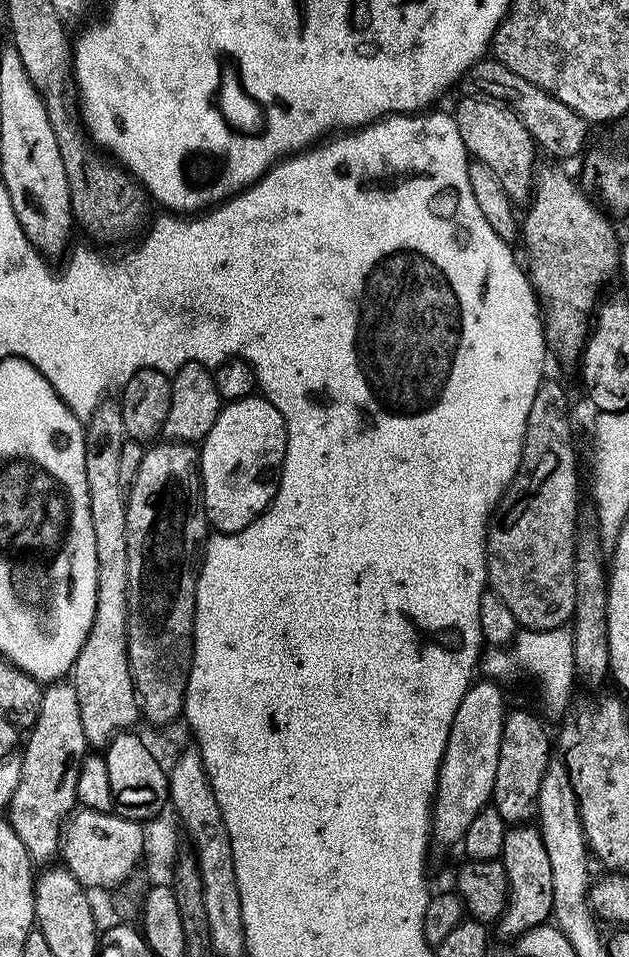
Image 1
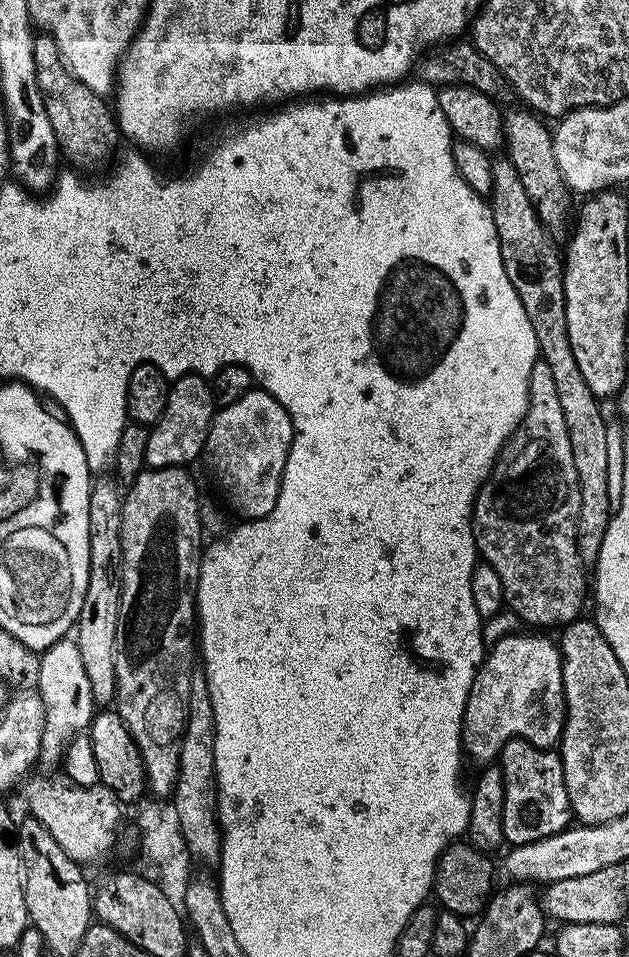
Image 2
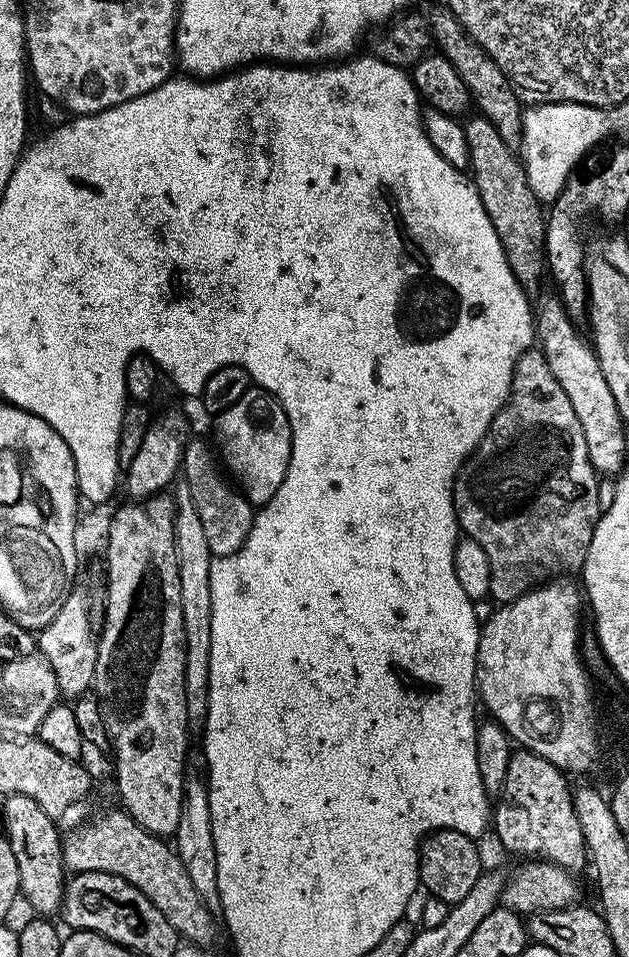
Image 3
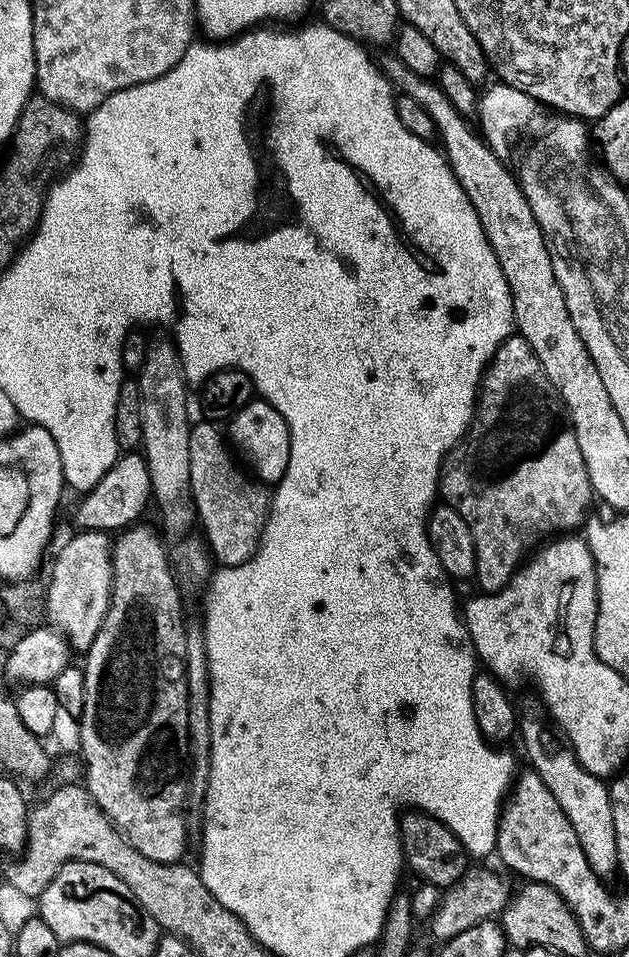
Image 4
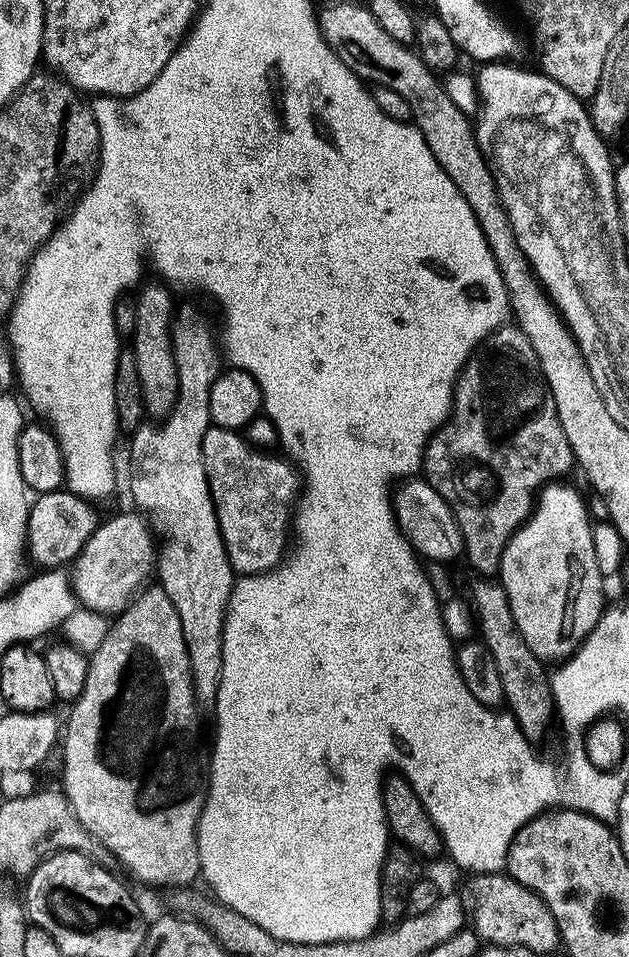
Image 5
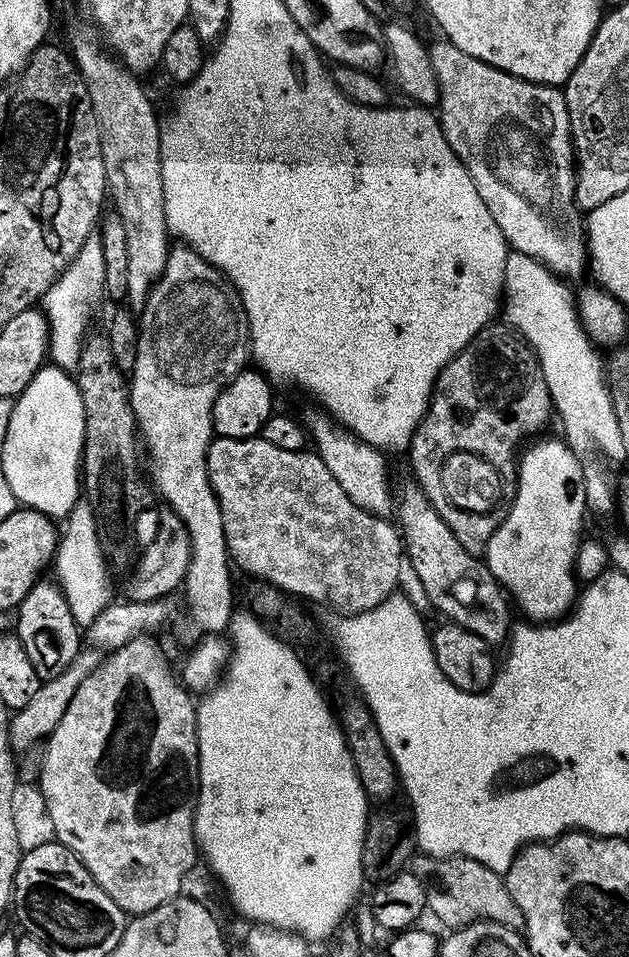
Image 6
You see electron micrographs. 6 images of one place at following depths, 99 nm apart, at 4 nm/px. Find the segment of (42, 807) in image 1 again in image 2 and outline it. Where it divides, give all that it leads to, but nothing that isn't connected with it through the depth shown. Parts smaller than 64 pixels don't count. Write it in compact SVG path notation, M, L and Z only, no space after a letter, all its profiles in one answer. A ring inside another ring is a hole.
M75 639L60 640L41 655L36 688L44 703L44 729L42 730L42 746L38 764L41 769L43 767L59 769L64 763L64 749L73 738L81 735L91 725L92 718L98 711L96 699L90 690L90 678L86 678L86 666L82 666L82 654L78 650Z

